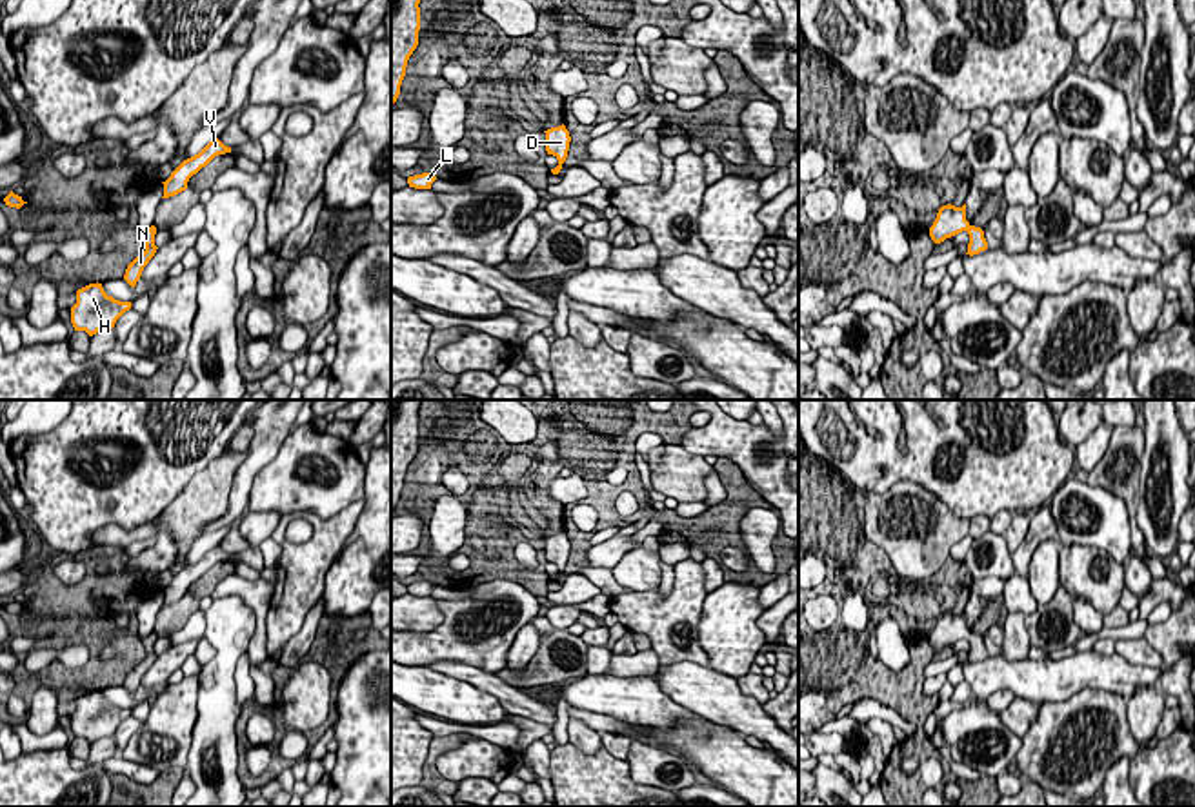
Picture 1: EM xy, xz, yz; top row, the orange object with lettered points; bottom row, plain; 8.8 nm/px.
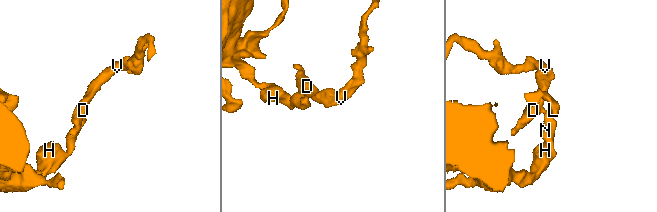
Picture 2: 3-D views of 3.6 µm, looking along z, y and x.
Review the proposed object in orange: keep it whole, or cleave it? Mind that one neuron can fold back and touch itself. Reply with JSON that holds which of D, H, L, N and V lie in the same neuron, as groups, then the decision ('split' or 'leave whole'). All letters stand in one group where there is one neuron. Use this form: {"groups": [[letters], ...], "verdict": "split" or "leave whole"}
{"groups": [["D", "H", "L", "N", "V"]], "verdict": "leave whole"}

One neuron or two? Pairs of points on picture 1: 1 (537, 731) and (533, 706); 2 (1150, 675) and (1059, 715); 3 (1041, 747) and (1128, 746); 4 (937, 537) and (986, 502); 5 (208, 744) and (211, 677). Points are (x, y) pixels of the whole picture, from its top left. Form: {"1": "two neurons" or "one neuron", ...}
{"1": "two neurons", "2": "two neurons", "3": "one neuron", "4": "two neurons", "5": "one neuron"}

